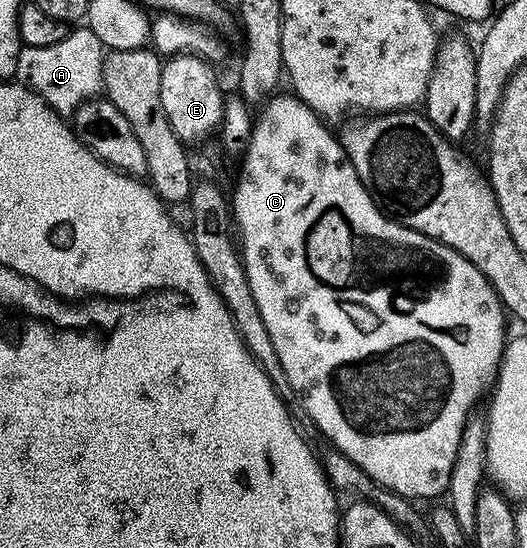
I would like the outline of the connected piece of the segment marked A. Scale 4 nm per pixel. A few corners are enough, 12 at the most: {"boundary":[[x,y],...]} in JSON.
{"boundary":[[87,27],[22,48],[16,80],[62,115],[102,92],[106,50]]}

